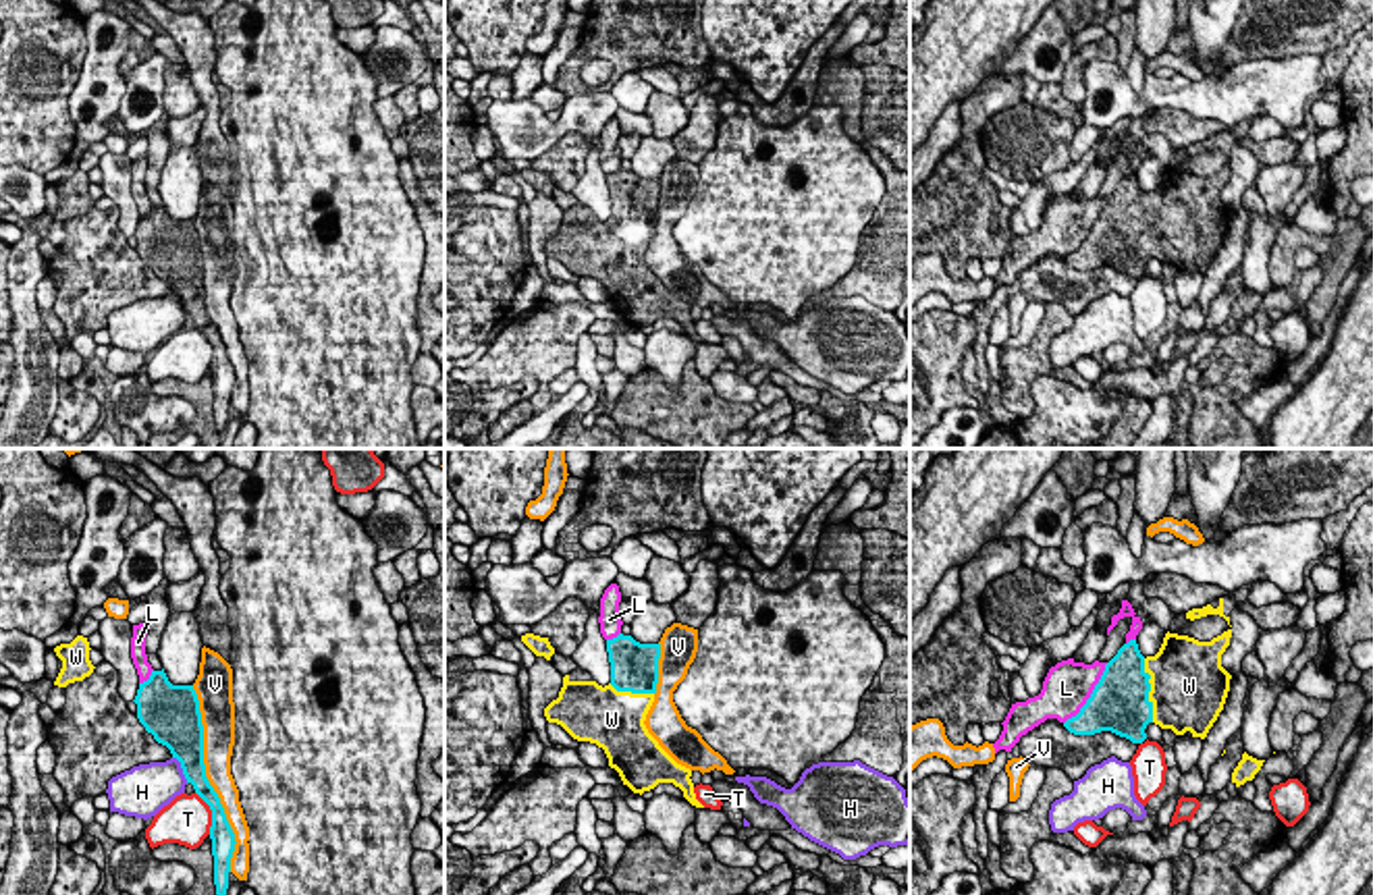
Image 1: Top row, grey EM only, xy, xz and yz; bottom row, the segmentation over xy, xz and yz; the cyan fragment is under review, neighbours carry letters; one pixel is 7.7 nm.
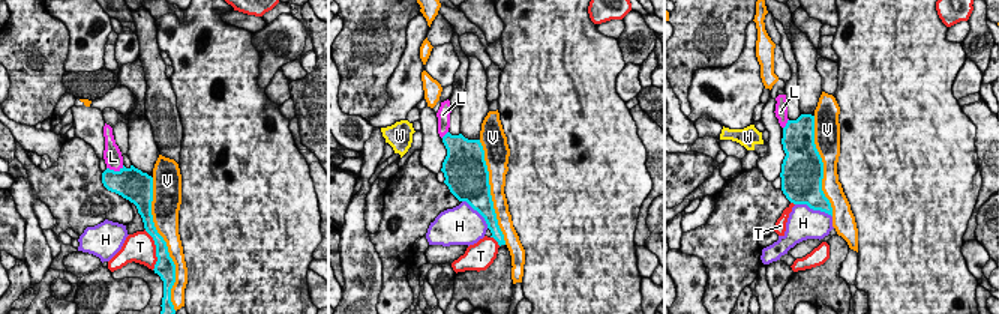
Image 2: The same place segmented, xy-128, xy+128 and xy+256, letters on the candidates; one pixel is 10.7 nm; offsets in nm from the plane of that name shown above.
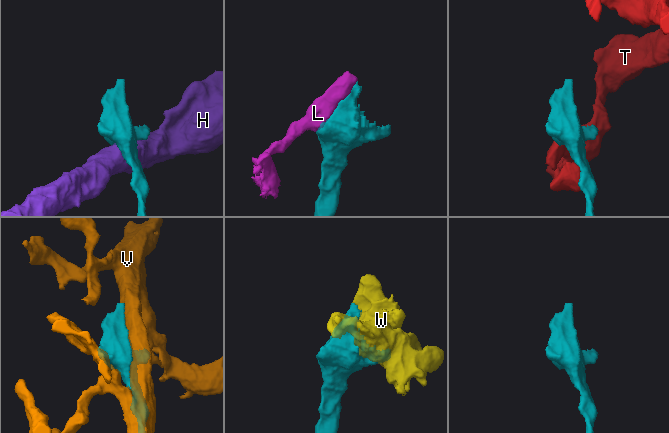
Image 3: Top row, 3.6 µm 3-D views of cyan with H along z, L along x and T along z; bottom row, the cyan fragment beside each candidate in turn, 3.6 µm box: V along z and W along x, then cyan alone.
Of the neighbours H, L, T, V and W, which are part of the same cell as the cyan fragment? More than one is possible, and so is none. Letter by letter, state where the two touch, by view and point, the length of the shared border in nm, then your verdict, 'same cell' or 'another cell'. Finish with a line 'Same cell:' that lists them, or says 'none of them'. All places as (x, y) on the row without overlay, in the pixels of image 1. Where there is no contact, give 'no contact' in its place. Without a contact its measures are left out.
H: xy (181, 302) | 240 nm | another cell
L: yz (1091, 229) | 600 nm | another cell
T: xy (212, 347) | 360 nm | another cell
V: xy (206, 314) | 1450 nm | another cell
W: yz (1149, 225) | 500 nm | same cell
Same cell: W

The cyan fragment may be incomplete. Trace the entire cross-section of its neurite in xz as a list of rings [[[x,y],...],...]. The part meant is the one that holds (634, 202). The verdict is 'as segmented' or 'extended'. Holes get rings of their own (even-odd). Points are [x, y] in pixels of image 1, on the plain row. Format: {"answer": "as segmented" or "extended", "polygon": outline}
{"answer": "extended", "polygon": [[[619,168],[607,174],[607,187],[611,218],[602,222],[588,206],[571,206],[559,233],[544,243],[546,255],[577,276],[602,282],[609,301],[634,328],[673,318],[692,341],[704,343],[696,334],[692,305],[677,299],[644,260],[656,228],[661,179]]]}

